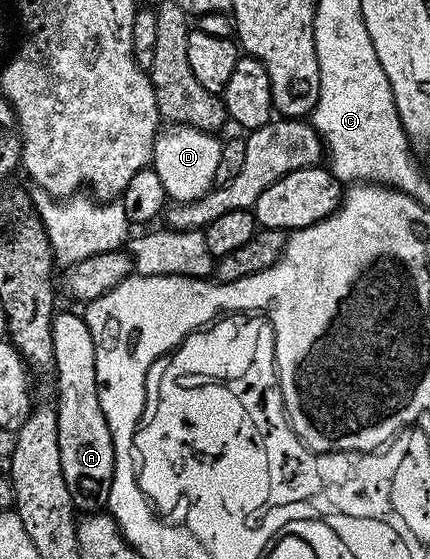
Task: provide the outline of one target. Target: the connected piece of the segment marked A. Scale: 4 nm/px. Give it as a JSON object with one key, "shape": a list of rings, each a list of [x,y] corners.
{"shape":[[[57,311],[52,317],[52,337],[52,367],[56,376],[54,407],[58,418],[58,454],[62,458],[62,474],[77,509],[84,514],[95,514],[108,506],[110,482],[114,478],[114,442],[110,438],[110,426],[106,426],[106,414],[102,414],[102,406],[98,402],[94,338],[79,311]]]}

